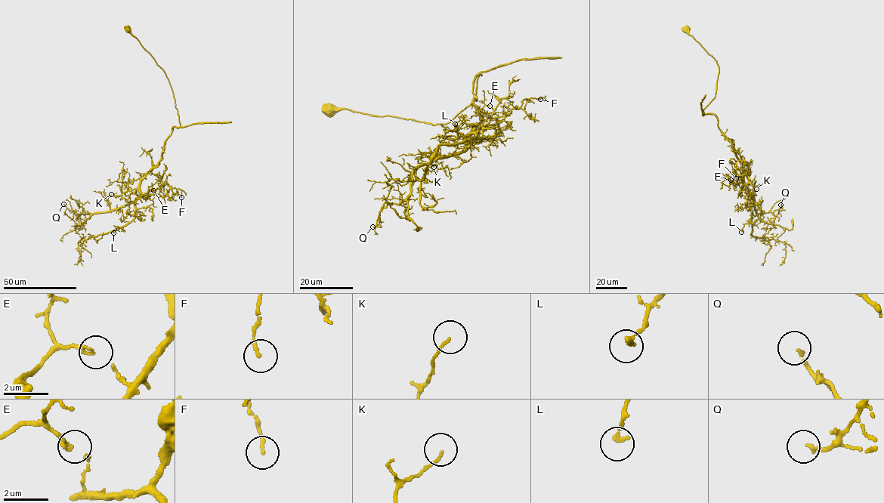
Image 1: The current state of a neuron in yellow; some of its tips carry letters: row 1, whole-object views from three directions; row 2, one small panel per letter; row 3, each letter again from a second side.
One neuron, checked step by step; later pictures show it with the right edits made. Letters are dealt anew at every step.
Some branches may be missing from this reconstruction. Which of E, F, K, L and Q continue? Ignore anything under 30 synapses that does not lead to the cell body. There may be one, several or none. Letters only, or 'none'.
none

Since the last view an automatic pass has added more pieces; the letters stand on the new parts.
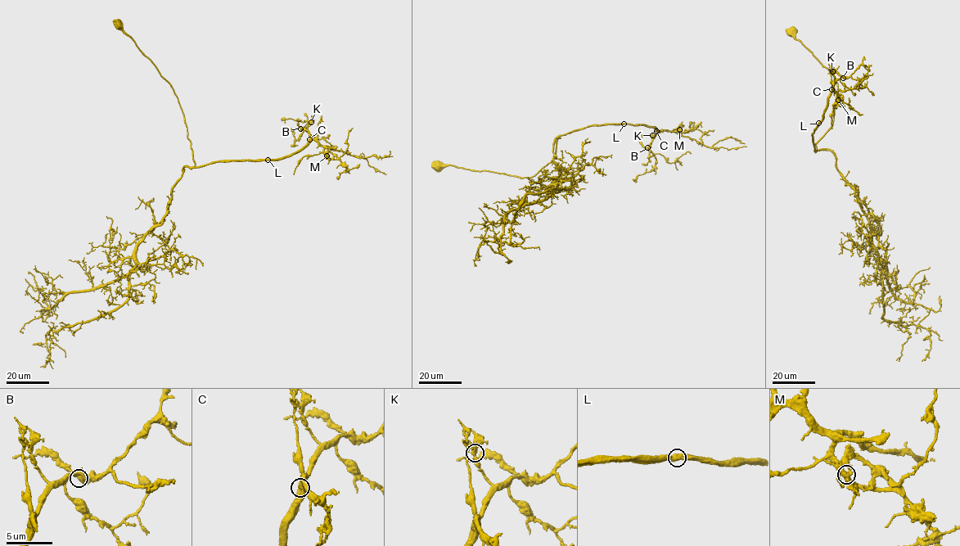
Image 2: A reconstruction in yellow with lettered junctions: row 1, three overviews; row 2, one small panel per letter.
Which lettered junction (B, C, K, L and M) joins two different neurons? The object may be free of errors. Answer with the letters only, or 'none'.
M

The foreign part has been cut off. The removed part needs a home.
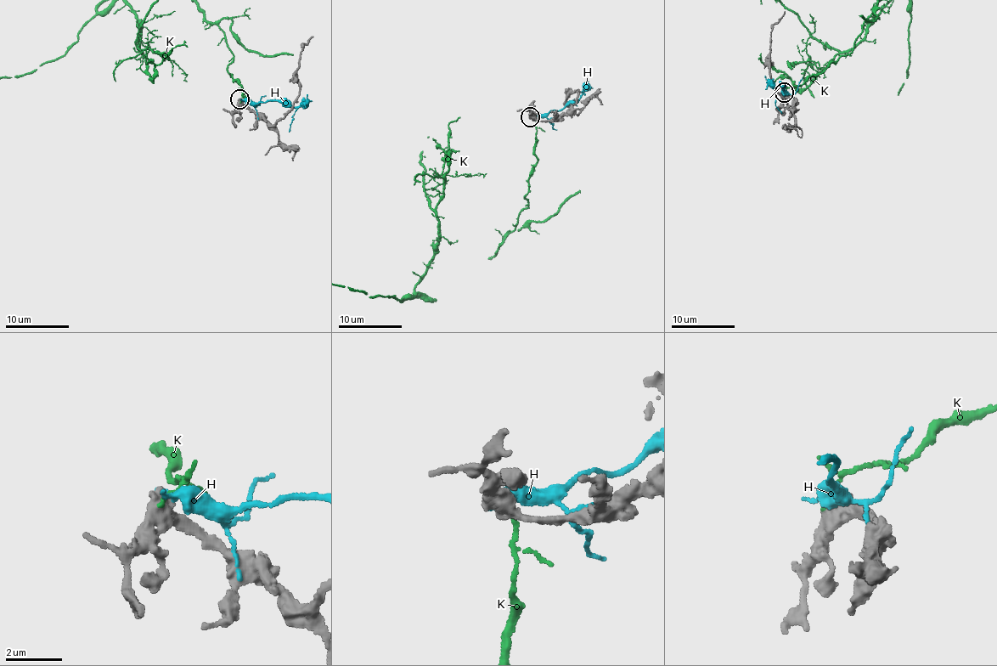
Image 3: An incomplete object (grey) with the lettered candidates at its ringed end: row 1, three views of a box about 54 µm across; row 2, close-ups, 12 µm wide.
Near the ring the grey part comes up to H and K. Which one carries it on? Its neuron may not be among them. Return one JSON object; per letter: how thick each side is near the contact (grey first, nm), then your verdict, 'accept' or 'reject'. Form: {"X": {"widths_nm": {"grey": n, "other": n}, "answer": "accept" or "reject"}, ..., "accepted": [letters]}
{"H": {"widths_nm": {"grey": 480, "other": 220}, "answer": "reject"}, "K": {"widths_nm": {"grey": 550, "other": 120}, "answer": "reject"}, "accepted": []}

